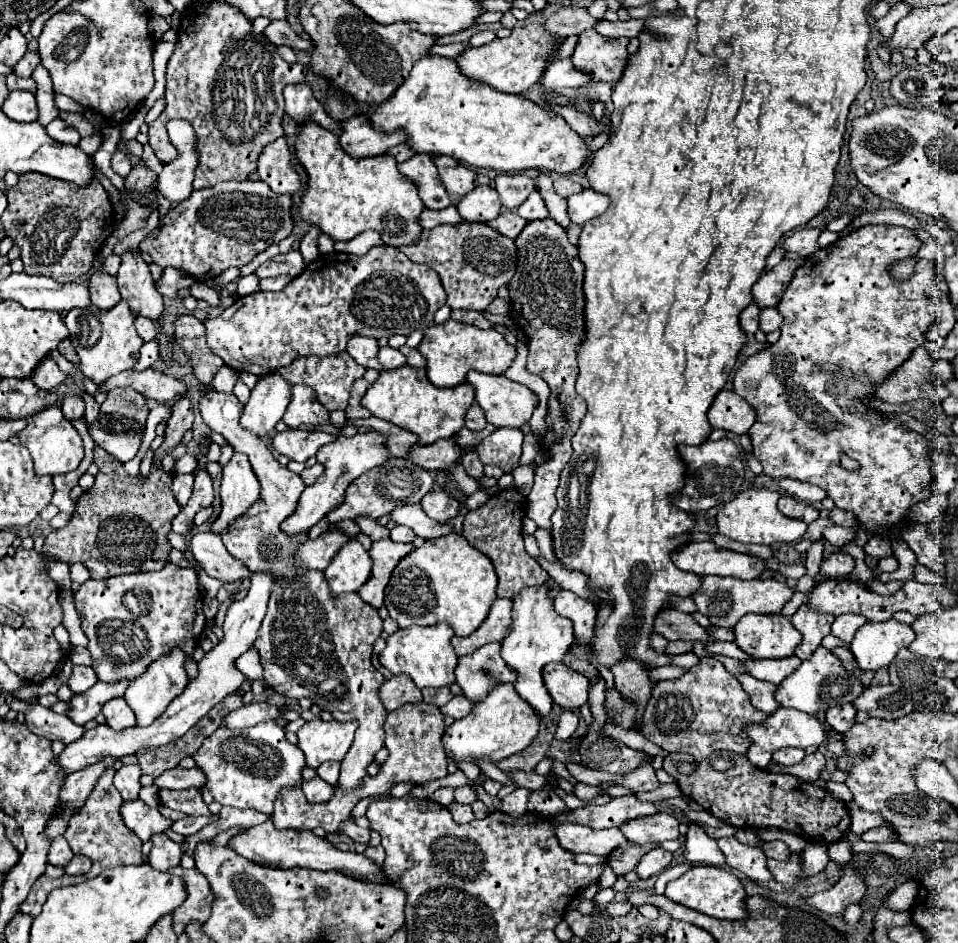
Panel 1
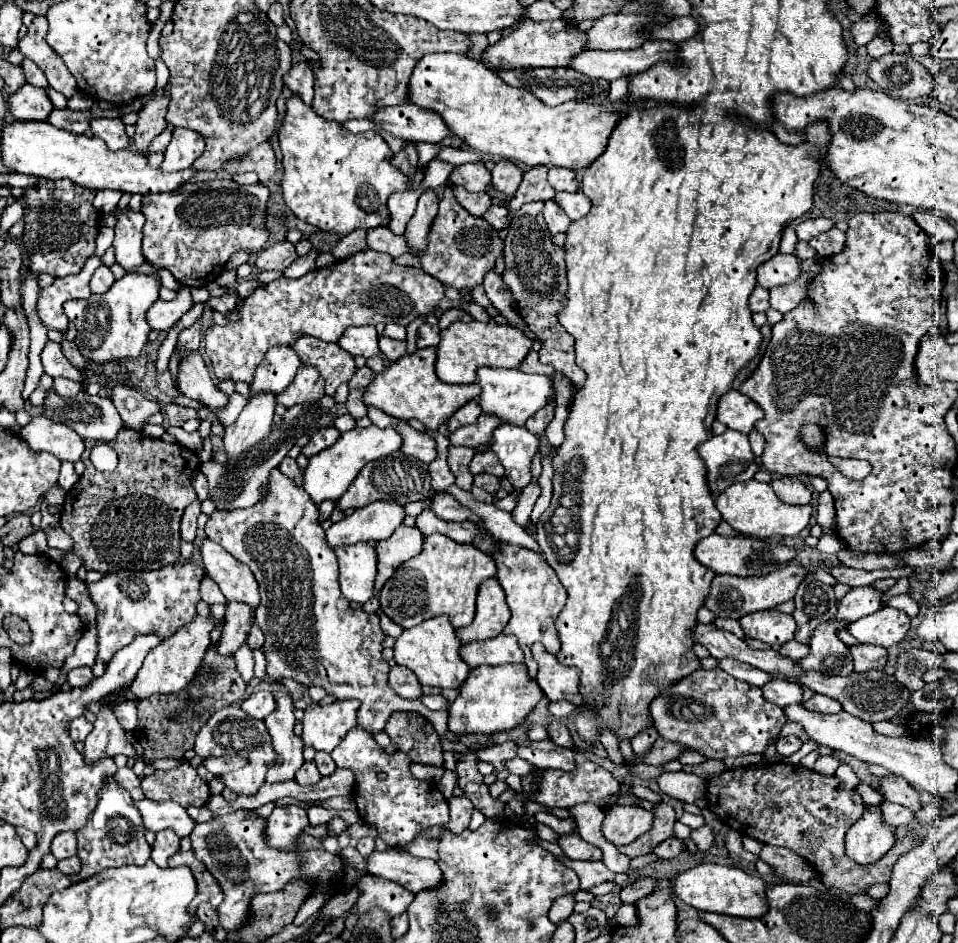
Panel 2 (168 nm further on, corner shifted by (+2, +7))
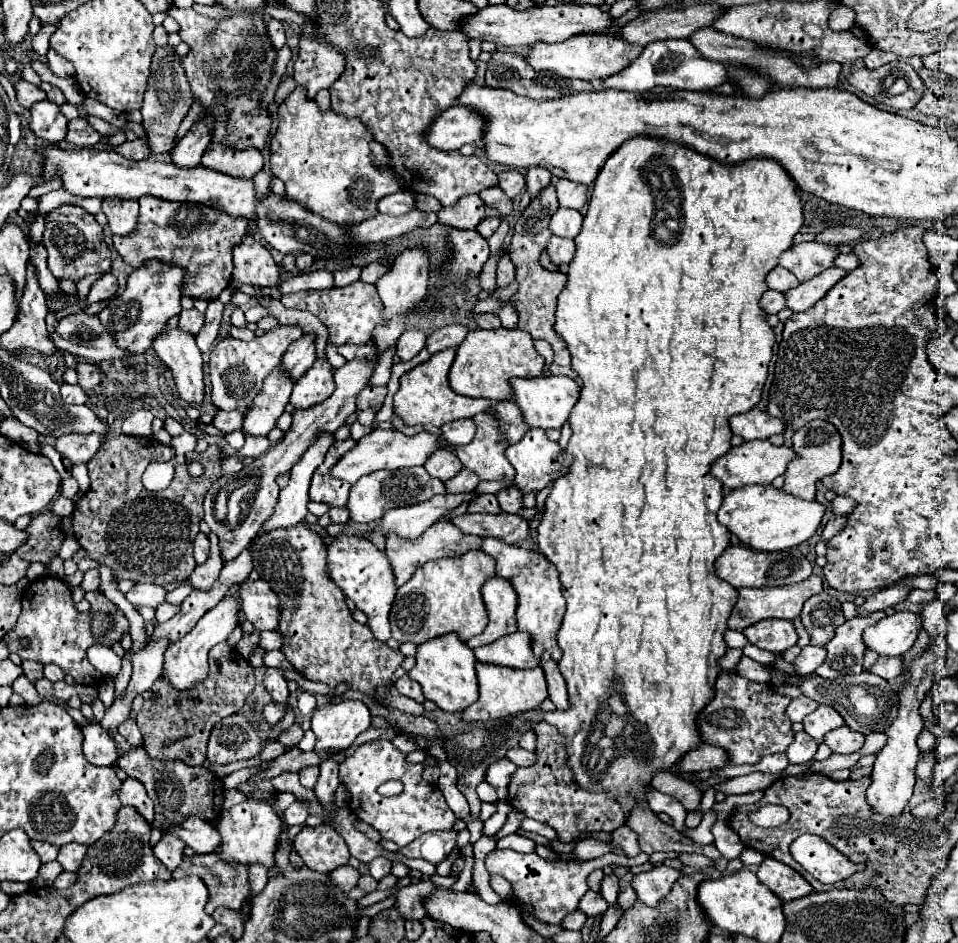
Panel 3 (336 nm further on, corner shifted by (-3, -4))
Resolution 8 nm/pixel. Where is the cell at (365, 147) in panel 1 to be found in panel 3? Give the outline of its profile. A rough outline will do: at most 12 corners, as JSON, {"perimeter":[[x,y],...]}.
{"perimeter":[[475,109],[443,111],[427,133],[441,151],[481,143],[485,121]]}

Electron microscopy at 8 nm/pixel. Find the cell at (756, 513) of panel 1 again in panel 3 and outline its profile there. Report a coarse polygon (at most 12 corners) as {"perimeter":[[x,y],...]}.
{"perimeter":[[773,485],[723,497],[717,521],[751,549],[811,539],[825,507]]}

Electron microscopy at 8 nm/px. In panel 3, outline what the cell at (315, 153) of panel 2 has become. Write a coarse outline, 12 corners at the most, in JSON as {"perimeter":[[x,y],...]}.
{"perimeter":[[297,85],[269,167],[313,213],[357,225],[401,189],[351,117]]}

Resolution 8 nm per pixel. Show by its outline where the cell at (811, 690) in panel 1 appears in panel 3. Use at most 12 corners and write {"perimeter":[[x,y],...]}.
{"perimeter":[[883,611],[853,617],[835,629],[817,667],[823,679],[863,671],[863,631]]}

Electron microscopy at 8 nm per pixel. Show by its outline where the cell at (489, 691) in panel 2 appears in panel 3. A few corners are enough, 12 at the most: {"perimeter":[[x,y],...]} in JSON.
{"perimeter":[[477,663],[465,721],[531,711],[547,699],[541,667]]}

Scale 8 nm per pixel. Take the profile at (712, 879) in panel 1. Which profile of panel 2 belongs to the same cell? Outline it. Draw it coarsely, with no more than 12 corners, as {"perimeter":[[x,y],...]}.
{"perimeter":[[696,864],[670,878],[702,912],[758,918],[766,884],[736,866]]}

